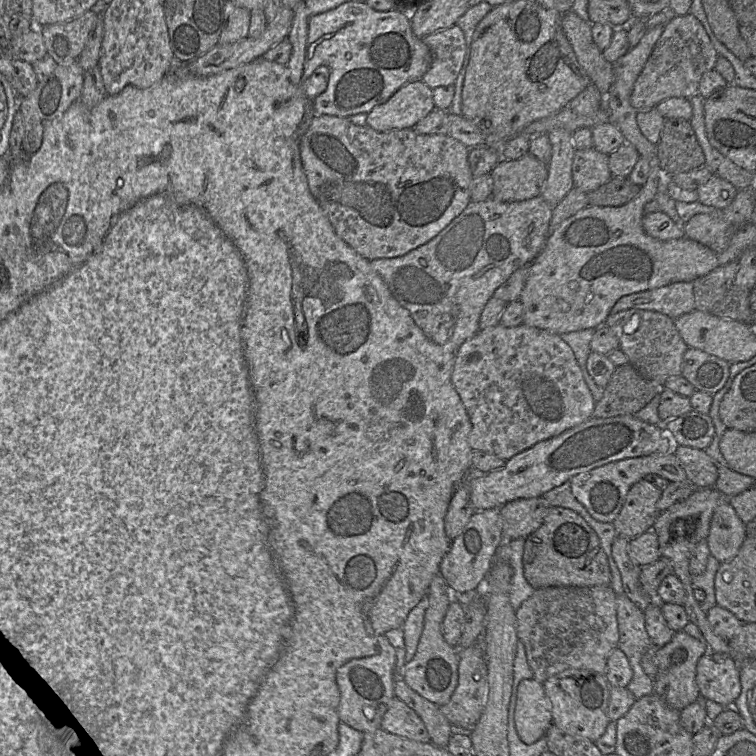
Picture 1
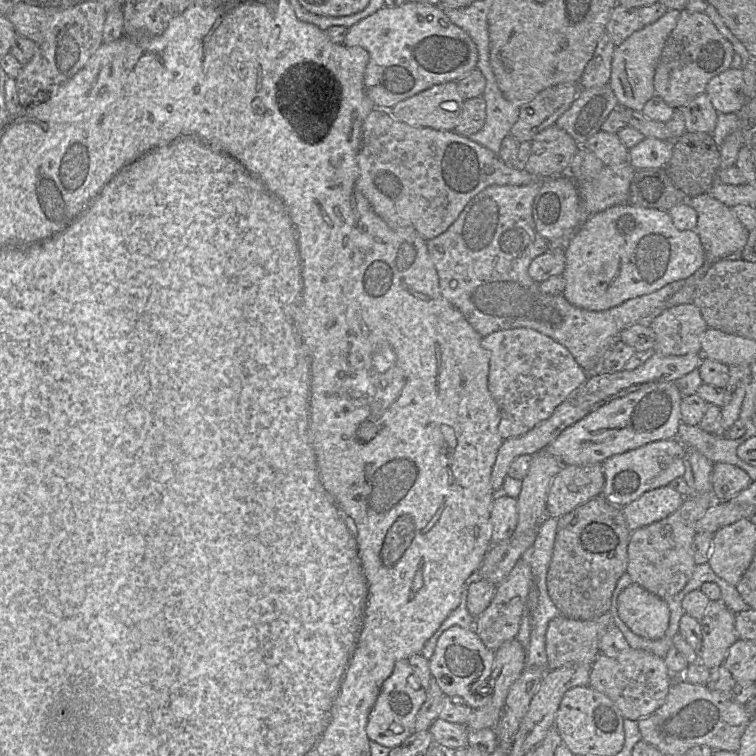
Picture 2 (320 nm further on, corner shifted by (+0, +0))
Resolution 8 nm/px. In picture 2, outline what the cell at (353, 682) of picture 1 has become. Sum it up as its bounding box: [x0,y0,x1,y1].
[366,660,426,749]

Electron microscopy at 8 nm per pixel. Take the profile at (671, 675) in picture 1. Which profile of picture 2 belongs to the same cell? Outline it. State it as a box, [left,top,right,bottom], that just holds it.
[699,601,739,670]

